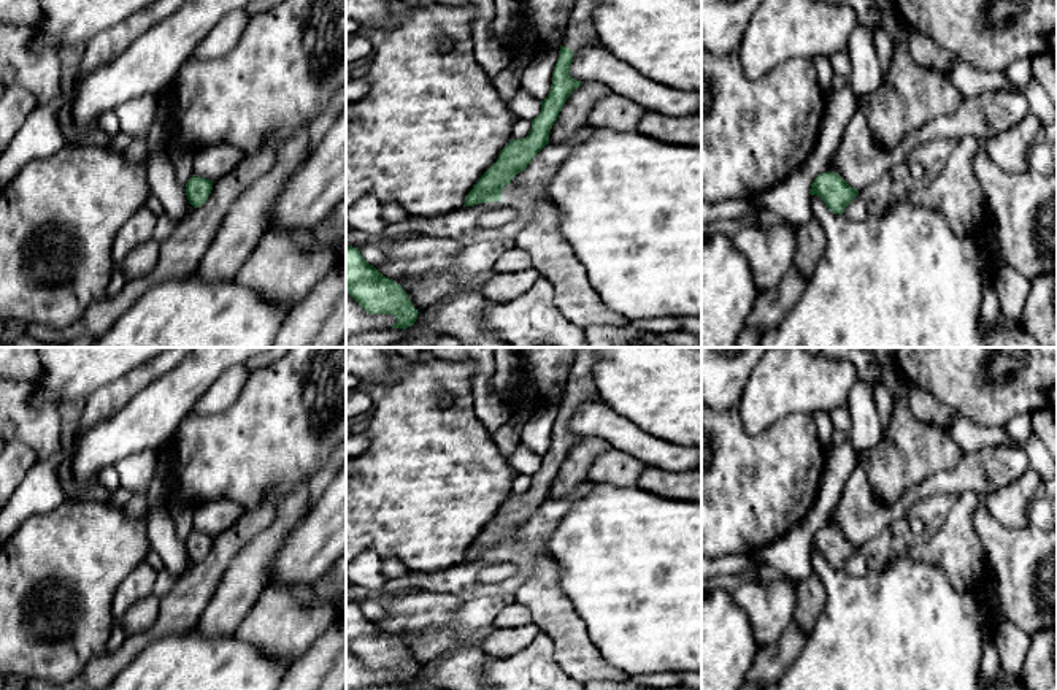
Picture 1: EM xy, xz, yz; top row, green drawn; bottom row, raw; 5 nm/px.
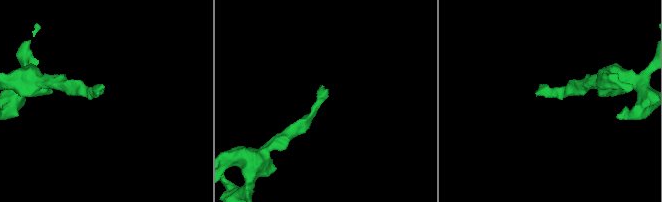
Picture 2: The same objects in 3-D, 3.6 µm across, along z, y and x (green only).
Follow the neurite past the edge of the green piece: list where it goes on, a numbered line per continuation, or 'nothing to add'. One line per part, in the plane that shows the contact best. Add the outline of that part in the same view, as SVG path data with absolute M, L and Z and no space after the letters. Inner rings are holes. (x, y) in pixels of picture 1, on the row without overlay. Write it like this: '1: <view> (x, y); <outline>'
1: xz (580, 389); M597 347L578 349L562 397L562 401L573 406L573 414L582 403L600 400L597 385L592 381L595 358L597 358Z

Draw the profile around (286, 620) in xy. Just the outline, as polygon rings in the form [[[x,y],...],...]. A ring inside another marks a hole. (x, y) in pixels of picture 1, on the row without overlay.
[[[271,584],[251,608],[236,638],[252,644],[257,650],[276,661],[294,663],[335,622],[336,603],[322,601],[313,584]]]

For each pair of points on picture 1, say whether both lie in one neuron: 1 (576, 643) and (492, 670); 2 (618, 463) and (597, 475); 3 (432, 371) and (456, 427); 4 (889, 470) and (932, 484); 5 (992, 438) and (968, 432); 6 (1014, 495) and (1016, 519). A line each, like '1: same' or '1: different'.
1: different
2: same
3: same
4: different
5: same
6: same

